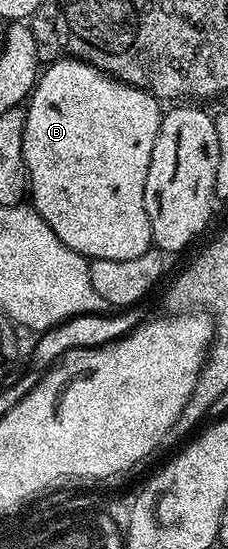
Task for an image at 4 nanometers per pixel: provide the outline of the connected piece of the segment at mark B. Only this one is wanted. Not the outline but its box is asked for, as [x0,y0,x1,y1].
[22,58,162,260]

